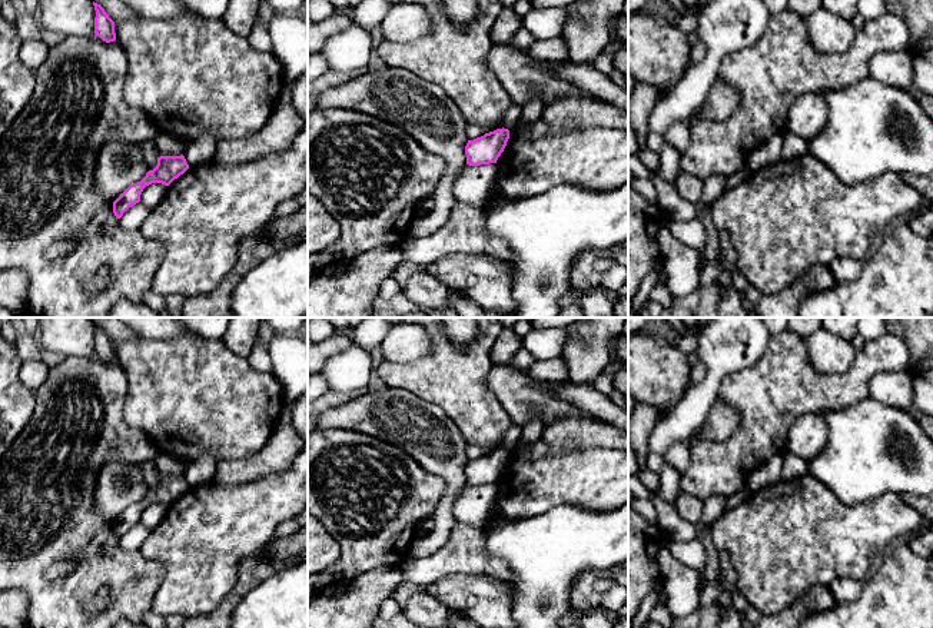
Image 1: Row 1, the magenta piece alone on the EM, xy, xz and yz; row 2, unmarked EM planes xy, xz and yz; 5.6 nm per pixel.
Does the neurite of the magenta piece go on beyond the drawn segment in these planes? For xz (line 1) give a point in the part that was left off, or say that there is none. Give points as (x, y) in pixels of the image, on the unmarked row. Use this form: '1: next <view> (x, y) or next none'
1: next none

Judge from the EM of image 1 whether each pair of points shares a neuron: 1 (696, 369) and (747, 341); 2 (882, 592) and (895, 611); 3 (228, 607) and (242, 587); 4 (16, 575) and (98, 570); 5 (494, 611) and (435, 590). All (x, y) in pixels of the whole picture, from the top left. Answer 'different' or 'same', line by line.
1: different
2: same
3: same
4: same
5: same

